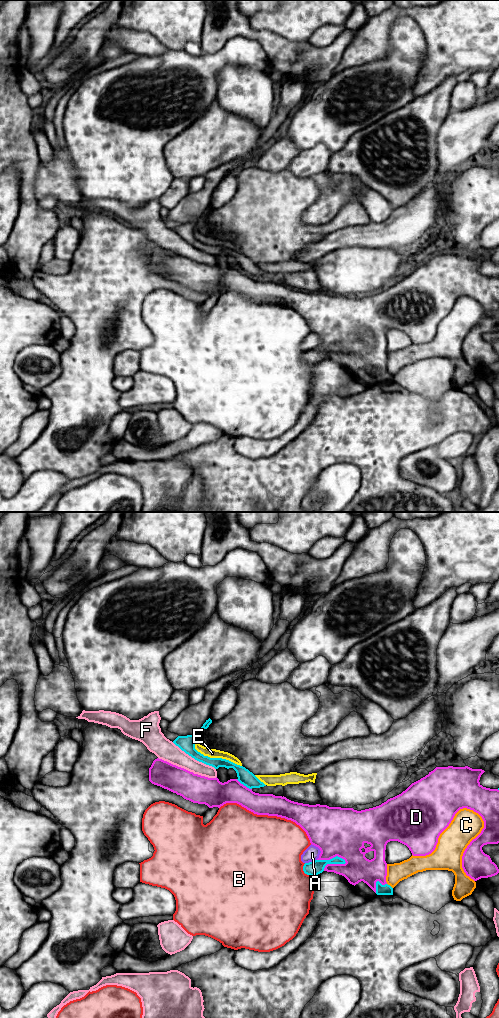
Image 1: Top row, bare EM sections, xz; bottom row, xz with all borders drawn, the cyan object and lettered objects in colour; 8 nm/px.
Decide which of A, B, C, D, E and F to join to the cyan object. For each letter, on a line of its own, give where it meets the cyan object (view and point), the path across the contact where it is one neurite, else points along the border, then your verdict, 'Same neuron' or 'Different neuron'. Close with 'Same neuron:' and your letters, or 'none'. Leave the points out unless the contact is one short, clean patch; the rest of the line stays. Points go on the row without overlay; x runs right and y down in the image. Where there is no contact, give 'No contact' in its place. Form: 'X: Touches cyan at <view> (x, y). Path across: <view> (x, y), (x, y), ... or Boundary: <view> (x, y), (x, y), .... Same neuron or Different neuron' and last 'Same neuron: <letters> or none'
A: Touches cyan at xz (310, 350). Different neuron
B: Touches cyan at xz (304, 360). Different neuron
C: Touches cyan at xz (390, 374). Different neuron
D: Touches cyan at xz (332, 346). Different neuron
E: Touches cyan at xz (215, 246). Different neuron
F: Touches cyan at xz (194, 246). Different neuron
Same neuron: none

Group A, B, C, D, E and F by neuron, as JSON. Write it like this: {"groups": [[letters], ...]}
{"groups": [["A"], ["B"], ["C"], ["D"], ["E"], ["F"]]}

